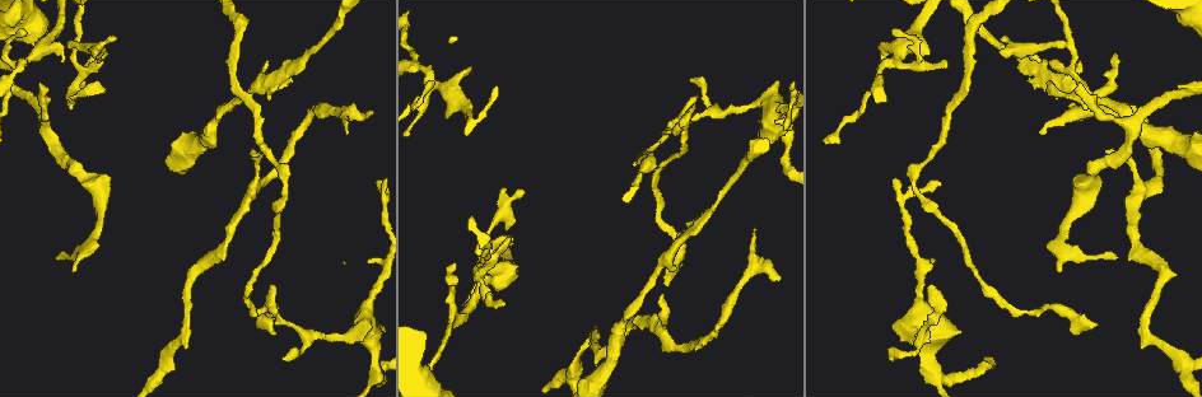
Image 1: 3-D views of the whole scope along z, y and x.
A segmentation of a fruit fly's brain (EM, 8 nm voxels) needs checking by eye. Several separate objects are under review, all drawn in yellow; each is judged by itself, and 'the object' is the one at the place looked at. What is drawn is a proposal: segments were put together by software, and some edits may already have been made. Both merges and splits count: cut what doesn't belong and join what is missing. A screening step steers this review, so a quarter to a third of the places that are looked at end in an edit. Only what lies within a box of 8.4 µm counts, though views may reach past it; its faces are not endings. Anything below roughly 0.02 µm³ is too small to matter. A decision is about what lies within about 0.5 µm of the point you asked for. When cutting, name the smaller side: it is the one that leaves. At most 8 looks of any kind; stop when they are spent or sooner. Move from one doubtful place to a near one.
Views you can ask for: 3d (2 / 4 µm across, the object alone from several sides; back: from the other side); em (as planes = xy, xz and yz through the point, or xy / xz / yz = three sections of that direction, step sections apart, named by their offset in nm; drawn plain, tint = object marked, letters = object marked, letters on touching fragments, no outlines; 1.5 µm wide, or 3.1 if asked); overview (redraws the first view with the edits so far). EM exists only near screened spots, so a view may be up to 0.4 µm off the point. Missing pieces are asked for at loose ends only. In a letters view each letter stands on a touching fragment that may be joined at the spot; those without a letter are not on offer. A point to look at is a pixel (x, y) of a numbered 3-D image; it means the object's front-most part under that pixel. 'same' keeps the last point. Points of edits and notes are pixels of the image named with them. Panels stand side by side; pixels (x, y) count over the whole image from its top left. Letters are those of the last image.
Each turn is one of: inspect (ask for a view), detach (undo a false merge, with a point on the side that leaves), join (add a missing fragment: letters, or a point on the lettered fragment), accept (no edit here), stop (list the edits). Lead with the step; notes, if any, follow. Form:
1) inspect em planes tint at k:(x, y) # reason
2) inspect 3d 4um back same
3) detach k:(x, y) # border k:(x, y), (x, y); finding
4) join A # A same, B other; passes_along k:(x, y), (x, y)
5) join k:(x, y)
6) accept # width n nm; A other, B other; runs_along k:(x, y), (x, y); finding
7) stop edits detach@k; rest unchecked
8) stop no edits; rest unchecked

inspect em xy step 8 letters at 1:(1067, 44) # abrupt turn

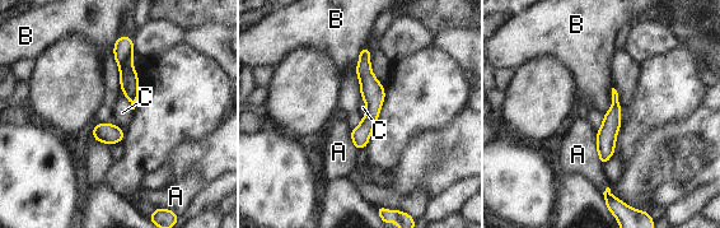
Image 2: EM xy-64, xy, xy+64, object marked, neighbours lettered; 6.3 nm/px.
accept # A other, B other, C other; runs_along 2:(366, 56), (372, 116), (359, 145); all the same cell

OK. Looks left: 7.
inspect em planes letters at 1:(754, 231) # thin end

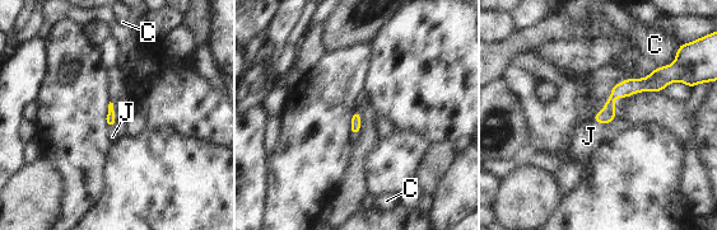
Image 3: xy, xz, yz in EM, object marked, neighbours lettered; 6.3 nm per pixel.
join J # C other, J same; passes_along 3:(622, 89), (600, 122), (589, 136); the cell continues

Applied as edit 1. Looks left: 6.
inspect overview

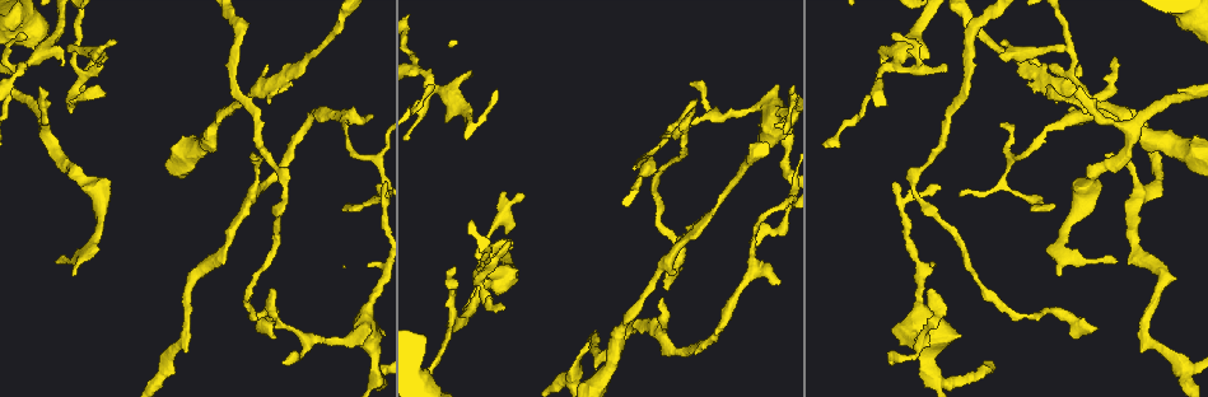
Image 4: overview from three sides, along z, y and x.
inspect 3d 2um at 4:(902, 48)

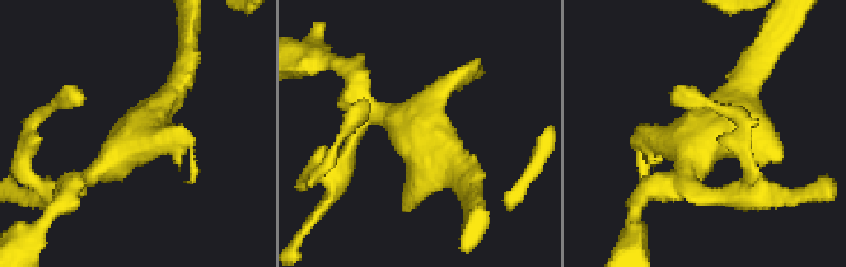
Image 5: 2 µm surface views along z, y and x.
inspect em planes tint at 5:(138, 137) # need the tissue

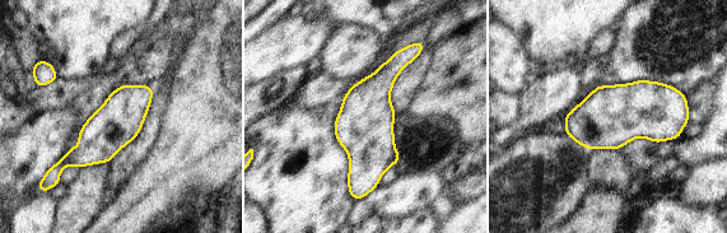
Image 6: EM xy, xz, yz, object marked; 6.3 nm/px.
inspect em planes letters same # what lies round it

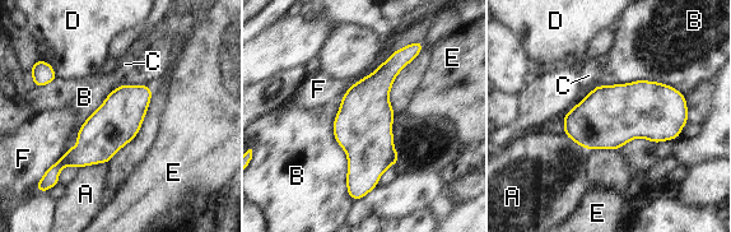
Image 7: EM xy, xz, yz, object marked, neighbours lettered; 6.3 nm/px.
accept # A other, B other, C other, D other, E other, F other; runs_along 7:(403, 52), (367, 101), (352, 193); one cell here

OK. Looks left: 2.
stop edits join@3; rest unchecked

